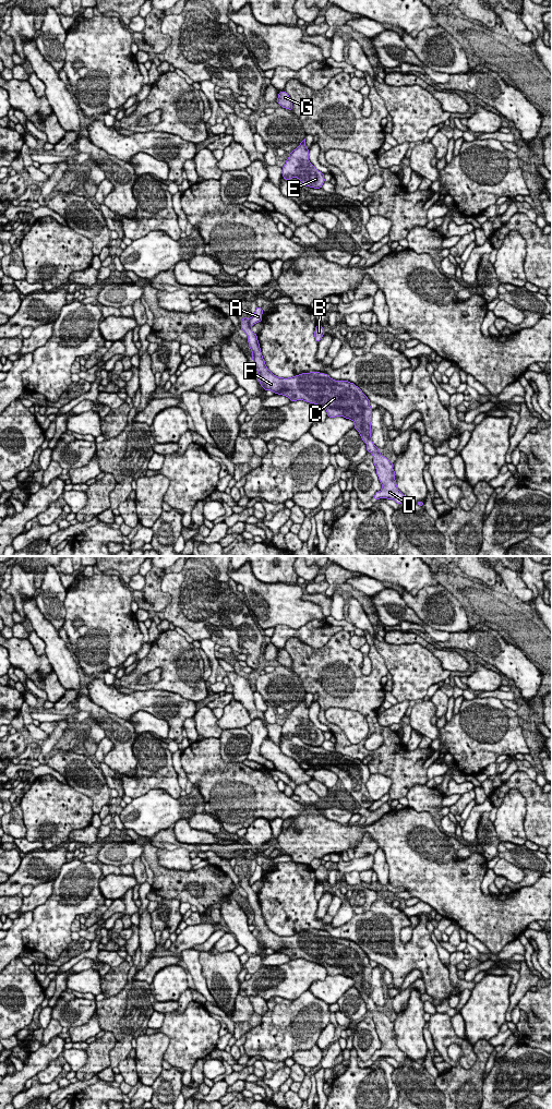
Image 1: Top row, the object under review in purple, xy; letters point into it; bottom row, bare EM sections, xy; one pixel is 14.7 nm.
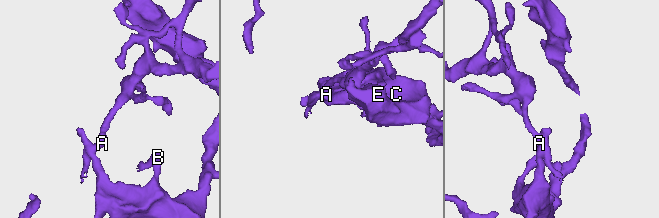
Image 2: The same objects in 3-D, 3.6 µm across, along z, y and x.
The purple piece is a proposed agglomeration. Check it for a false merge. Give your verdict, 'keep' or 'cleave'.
cleave

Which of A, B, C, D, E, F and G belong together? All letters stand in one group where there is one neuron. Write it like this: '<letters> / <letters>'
A / B C D E F G

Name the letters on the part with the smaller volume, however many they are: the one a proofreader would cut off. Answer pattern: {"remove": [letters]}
{"remove": ["A"]}

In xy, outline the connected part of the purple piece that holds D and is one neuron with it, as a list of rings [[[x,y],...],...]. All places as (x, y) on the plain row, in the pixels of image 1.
[[[243,876],[241,888],[248,894],[252,909],[253,925],[259,930],[259,940],[265,949],[286,954],[290,960],[303,959],[324,966],[329,976],[344,975],[355,980],[355,986],[364,1002],[368,1011],[373,1013],[373,1022],[382,1042],[374,1058],[387,1057],[401,1062],[408,1057],[397,1047],[393,1022],[380,1012],[371,996],[372,969],[370,959],[362,949],[348,939],[335,939],[327,932],[320,930],[302,931],[284,937],[274,933],[263,917],[257,893],[249,884],[249,877]]]

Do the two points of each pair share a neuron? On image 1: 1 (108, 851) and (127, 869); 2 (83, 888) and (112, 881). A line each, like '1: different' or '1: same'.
1: different
2: different

